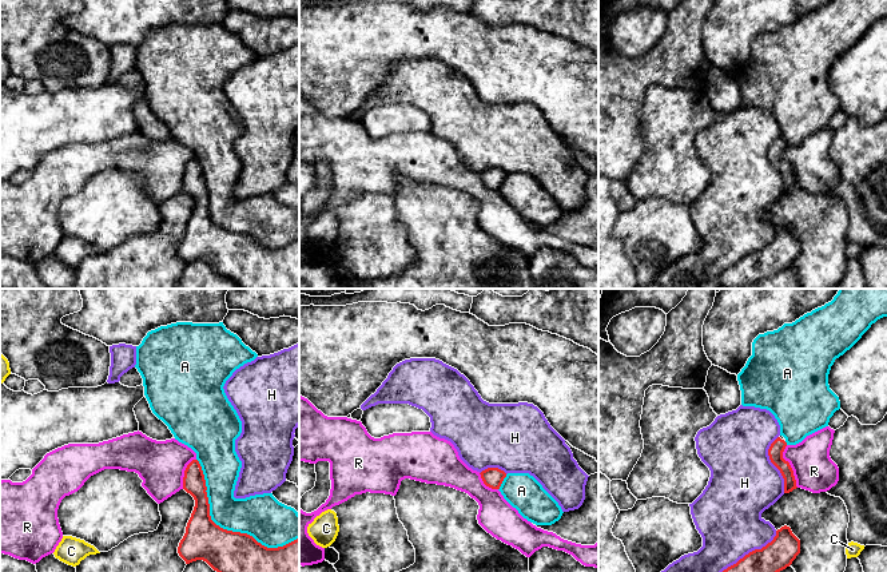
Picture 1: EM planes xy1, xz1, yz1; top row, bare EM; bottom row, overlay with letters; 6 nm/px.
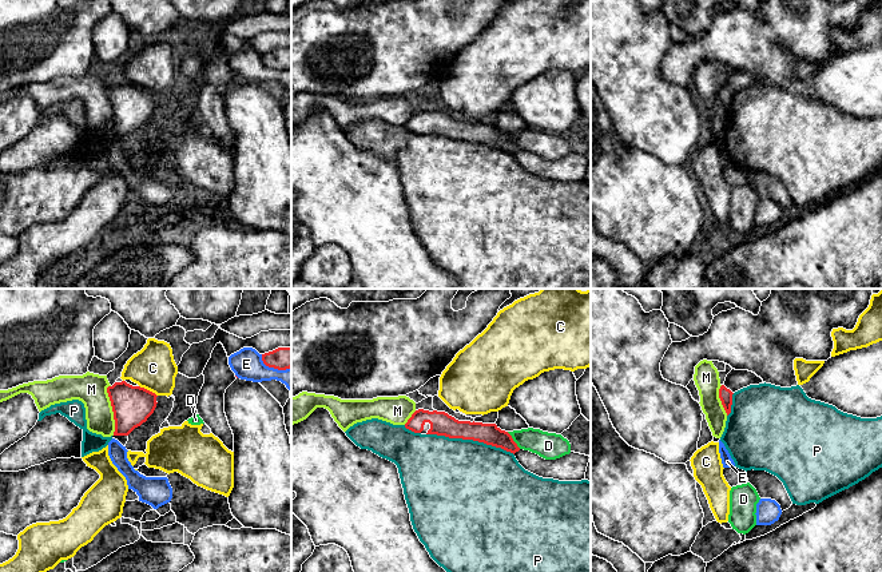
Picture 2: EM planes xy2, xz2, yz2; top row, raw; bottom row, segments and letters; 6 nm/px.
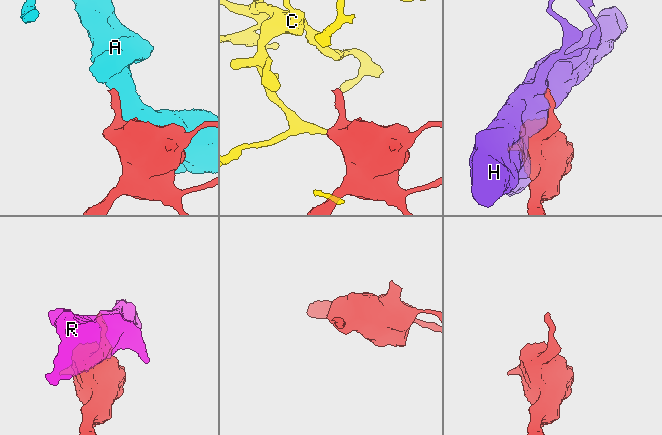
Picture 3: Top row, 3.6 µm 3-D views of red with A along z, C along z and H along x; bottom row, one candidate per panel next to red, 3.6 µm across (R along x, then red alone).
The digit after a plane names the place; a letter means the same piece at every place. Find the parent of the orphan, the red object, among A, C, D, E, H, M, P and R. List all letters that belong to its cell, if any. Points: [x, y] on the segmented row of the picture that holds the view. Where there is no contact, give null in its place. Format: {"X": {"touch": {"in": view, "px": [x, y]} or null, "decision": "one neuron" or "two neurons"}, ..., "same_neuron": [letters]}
{"A": {"touch": {"in": "xy1", "px": [225, 529]}, "decision": "two neurons"}, "C": {"touch": {"in": "xy2", "px": [149, 390]}, "decision": "two neurons"}, "D": {"touch": {"in": "xz2", "px": [512, 440]}, "decision": "two neurons"}, "E": {"touch": {"in": "xy2", "px": [273, 366]}, "decision": "two neurons"}, "H": {"touch": {"in": "yz1", "px": [752, 551]}, "decision": "two neurons"}, "M": {"touch": {"in": "xy2", "px": [112, 410]}, "decision": "two neurons"}, "P": {"touch": {"in": "xz2", "px": [471, 439]}, "decision": "two neurons"}, "R": {"touch": {"in": "yz1", "px": [790, 467]}, "decision": "two neurons"}, "same_neuron": []}

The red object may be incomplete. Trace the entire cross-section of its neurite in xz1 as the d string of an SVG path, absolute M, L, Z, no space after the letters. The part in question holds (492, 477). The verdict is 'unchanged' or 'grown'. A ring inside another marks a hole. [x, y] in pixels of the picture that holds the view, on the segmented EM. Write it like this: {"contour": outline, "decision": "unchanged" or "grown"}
{"contour": "M488 468L480 474L484 484L492 489L500 489L504 478L506 477L506 473L498 468Z", "decision": "unchanged"}

